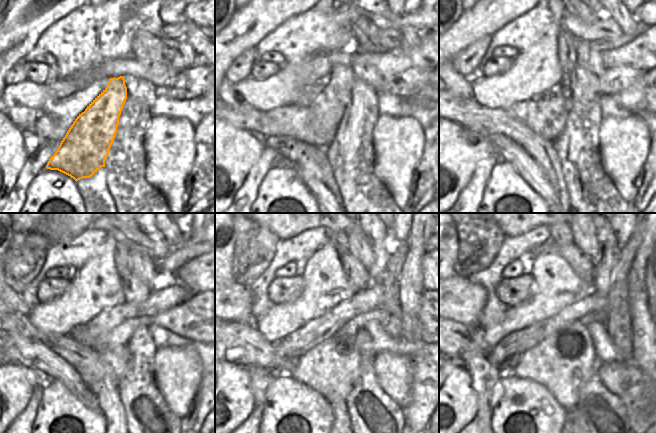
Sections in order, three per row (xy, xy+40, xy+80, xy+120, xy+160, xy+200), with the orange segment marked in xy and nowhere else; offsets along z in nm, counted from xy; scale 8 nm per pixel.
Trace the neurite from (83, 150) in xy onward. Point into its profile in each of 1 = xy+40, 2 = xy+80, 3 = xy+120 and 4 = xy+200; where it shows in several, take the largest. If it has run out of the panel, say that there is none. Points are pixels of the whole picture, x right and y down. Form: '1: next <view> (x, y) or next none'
1: next xy+40 (317, 123)
2: next xy+80 (546, 114)
3: next xy+120 (119, 336)
4: next xy+200 (560, 233)

